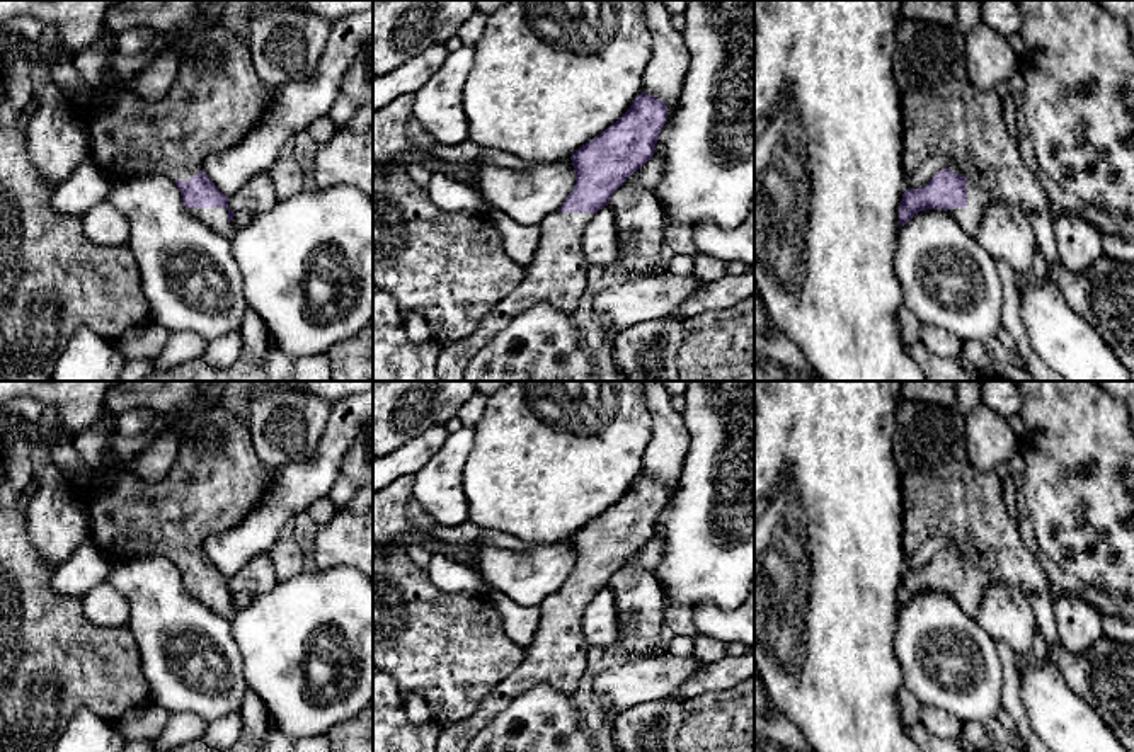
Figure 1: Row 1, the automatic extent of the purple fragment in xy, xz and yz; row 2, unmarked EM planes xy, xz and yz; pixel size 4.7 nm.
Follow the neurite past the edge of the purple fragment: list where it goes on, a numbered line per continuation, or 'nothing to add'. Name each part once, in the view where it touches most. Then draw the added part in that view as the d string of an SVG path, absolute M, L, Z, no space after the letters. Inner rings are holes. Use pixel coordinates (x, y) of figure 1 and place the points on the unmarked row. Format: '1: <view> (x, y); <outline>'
1: yz (944, 494); M901 398L896 408L896 430L892 436L892 456L899 468L902 487L902 548L913 553L931 536L942 534L950 544L948 551L962 555L967 560L967 587L952 589L948 595L960 606L960 609L974 618L982 604L984 592L996 582L1005 582L1010 587L1030 592L1049 594L1052 599L1066 592L1056 590L1045 570L1025 546L1018 524L1010 517L1003 483L994 471L977 471L967 458L967 427L965 417L955 407L942 407L936 403L923 403Z

